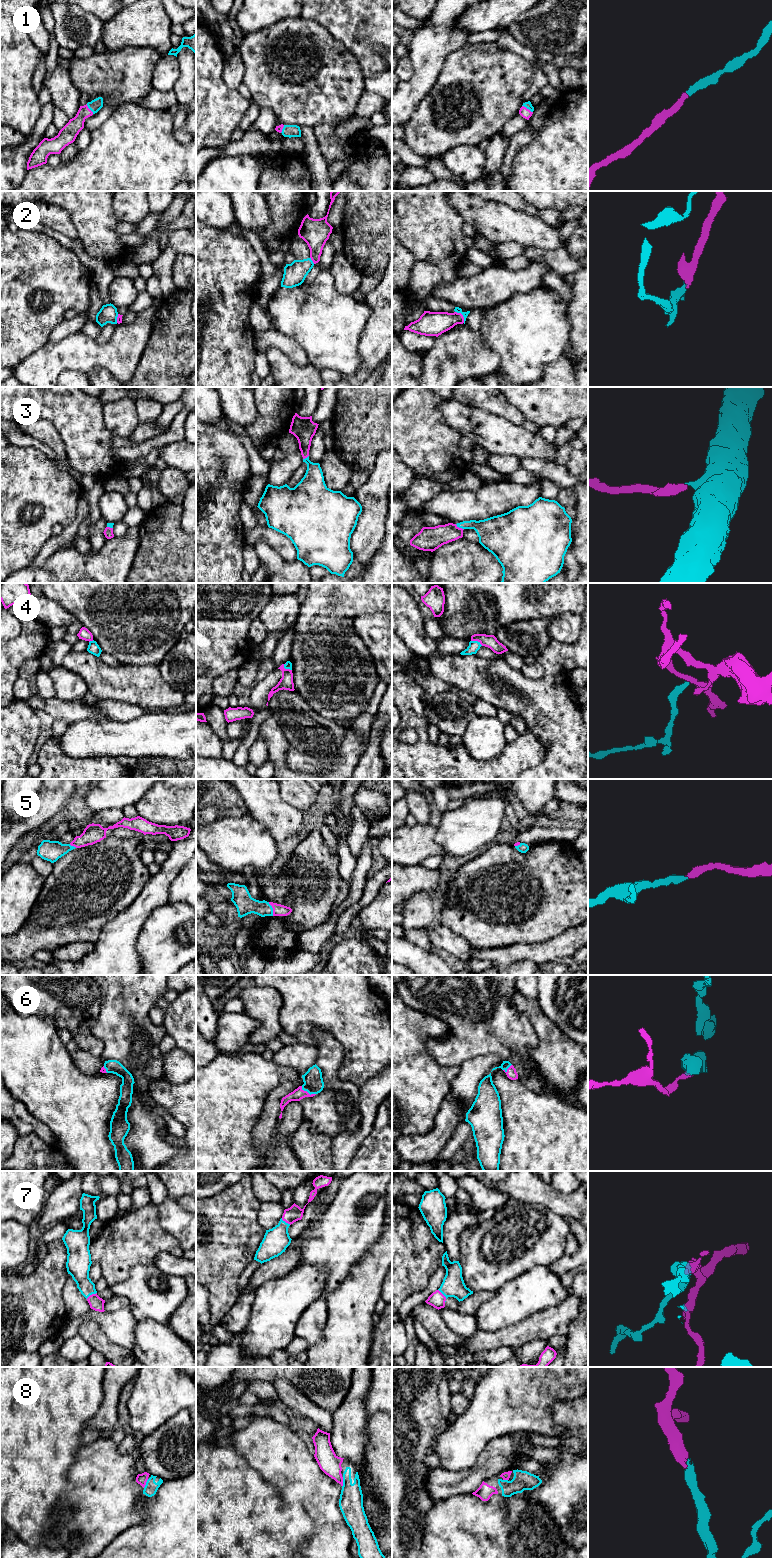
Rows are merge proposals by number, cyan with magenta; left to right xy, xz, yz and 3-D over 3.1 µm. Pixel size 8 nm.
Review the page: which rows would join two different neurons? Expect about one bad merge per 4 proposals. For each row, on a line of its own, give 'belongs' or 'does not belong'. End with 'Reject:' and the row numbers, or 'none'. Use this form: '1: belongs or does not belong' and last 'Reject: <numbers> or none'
1: belongs
2: does not belong
3: belongs
4: does not belong
5: belongs
6: belongs
7: belongs
8: belongs
Reject: 2, 4

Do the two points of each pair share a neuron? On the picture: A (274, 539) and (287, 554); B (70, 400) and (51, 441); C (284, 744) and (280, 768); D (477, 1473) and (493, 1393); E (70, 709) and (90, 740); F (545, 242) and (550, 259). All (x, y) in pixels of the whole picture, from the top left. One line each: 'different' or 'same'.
A: same
B: different
C: same
D: different
E: different
F: different

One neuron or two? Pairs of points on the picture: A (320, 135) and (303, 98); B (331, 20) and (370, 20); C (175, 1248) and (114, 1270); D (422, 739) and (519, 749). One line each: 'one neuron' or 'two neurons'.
A: two neurons
B: one neuron
C: one neuron
D: one neuron

